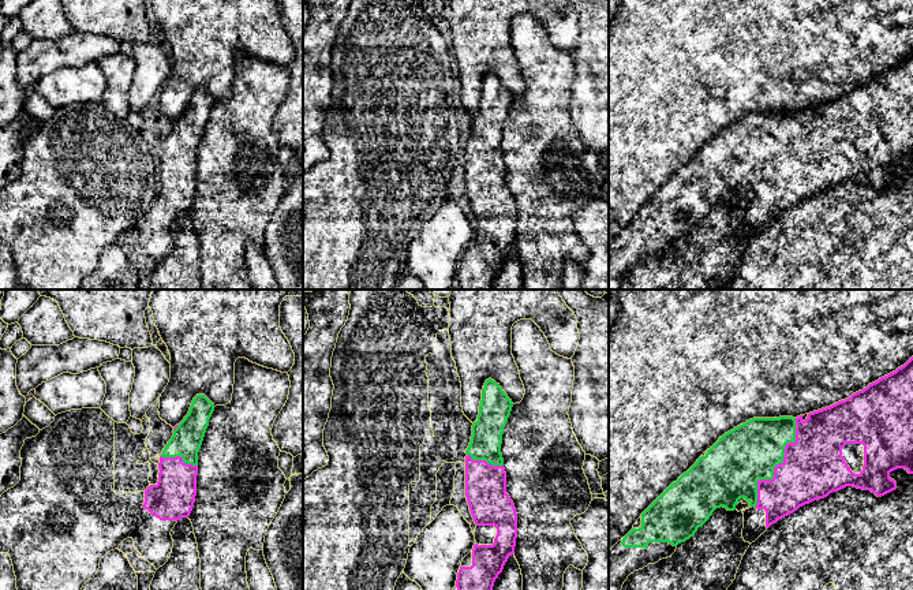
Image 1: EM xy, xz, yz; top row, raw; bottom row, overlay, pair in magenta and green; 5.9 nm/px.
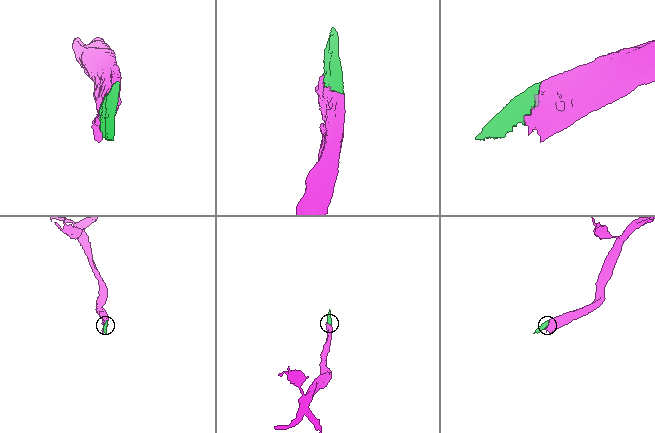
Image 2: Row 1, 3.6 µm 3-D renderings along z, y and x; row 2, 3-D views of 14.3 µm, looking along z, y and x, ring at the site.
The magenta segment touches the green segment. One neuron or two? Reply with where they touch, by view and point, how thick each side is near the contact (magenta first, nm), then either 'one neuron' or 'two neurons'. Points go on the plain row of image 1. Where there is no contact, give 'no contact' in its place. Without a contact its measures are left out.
yz (775, 160) | 360/340 nm | one neuron

